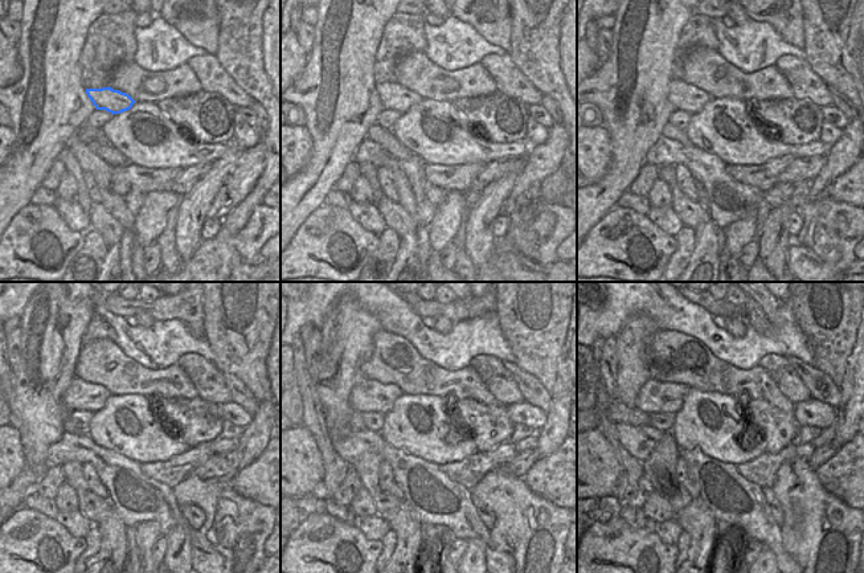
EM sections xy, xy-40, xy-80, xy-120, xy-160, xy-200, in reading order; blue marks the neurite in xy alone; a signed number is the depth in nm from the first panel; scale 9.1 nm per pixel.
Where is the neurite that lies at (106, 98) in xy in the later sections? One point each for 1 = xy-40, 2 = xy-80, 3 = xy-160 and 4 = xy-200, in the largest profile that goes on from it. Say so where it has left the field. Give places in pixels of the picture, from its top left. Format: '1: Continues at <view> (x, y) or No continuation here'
1: Continues at xy-40 (394, 97)
2: Continues at xy-80 (686, 97)
3: Continues at xy-160 (367, 396)
4: Continues at xy-200 (654, 396).

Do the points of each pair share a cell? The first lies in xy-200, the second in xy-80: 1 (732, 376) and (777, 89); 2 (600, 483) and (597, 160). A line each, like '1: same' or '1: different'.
1: same
2: same

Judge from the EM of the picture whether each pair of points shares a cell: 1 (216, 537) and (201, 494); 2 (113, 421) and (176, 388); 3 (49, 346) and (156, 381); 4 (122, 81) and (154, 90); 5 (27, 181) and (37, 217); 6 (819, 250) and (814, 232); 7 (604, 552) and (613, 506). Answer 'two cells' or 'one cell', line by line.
1: one cell
2: two cells
3: two cells
4: one cell
5: two cells
6: one cell
7: two cells

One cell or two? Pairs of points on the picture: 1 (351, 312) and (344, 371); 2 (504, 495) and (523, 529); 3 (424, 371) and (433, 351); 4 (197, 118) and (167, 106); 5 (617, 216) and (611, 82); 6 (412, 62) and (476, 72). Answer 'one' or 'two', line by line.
1: one
2: one
3: two
4: one
5: two
6: one

